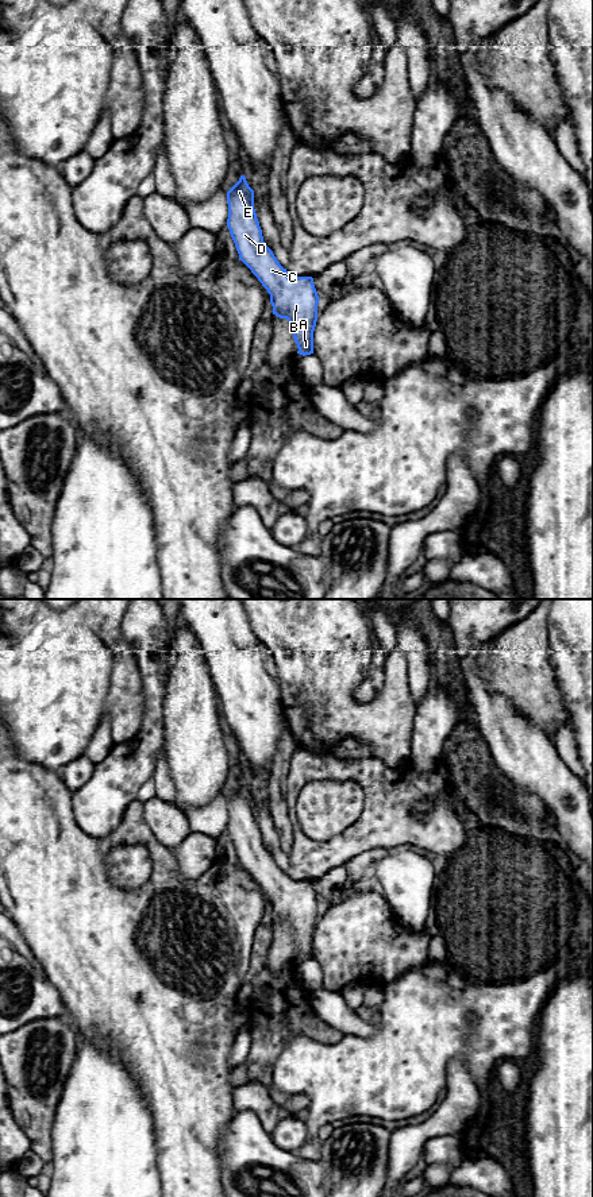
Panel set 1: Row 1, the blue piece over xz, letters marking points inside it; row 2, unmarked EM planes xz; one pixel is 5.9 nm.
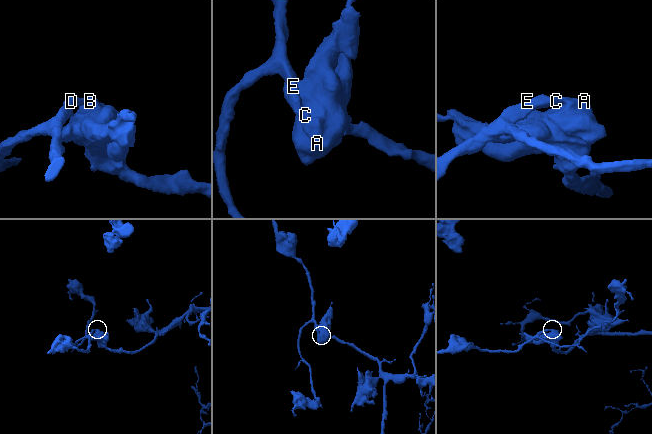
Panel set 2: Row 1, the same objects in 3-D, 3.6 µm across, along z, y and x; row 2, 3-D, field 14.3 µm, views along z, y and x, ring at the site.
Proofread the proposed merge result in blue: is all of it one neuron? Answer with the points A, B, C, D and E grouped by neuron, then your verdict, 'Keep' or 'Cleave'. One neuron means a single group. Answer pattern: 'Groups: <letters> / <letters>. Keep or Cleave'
Groups: A B C D E. Keep

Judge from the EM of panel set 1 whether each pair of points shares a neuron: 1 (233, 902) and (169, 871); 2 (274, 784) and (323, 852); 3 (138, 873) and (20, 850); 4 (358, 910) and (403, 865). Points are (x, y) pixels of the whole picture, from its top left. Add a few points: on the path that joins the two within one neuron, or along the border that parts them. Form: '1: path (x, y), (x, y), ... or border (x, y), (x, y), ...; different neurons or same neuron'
1: path (216, 902), (196, 902), (181, 887); same neuron
2: border (281, 780), (288, 803); different neurons
3: border (120, 844), (104, 867), (126, 891); different neurons
4: border (381, 891), (385, 902), (397, 918); different neurons

